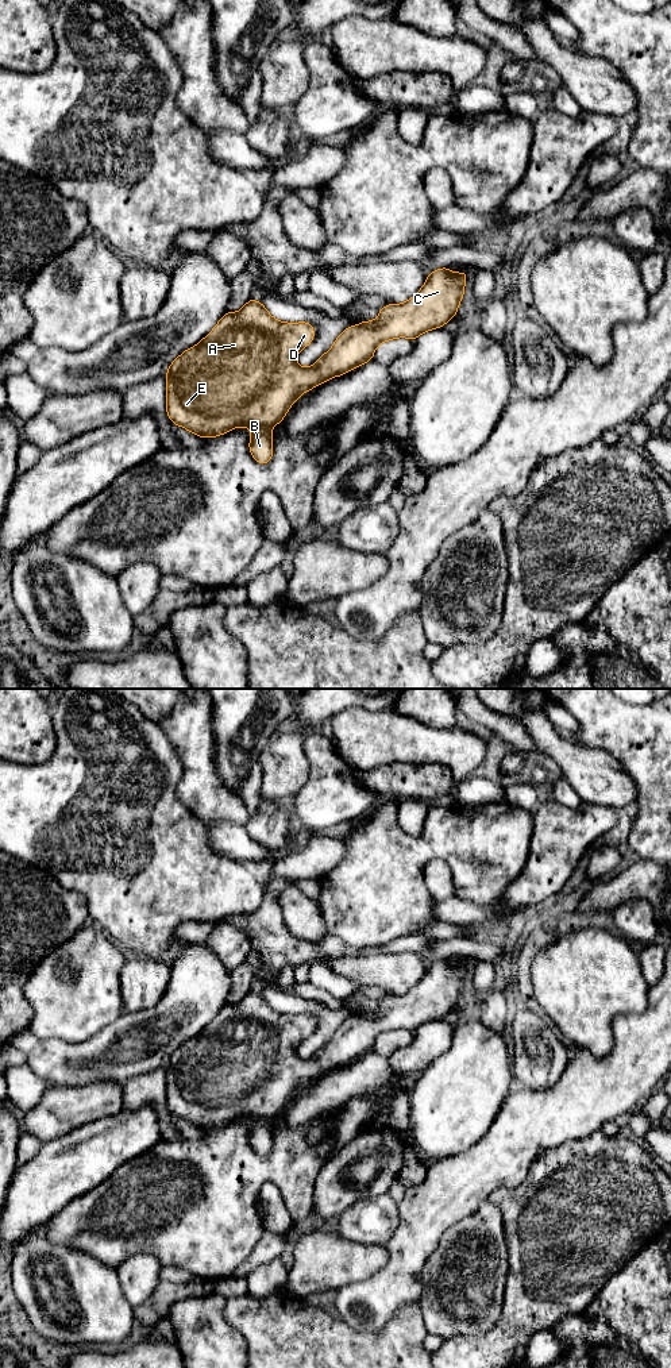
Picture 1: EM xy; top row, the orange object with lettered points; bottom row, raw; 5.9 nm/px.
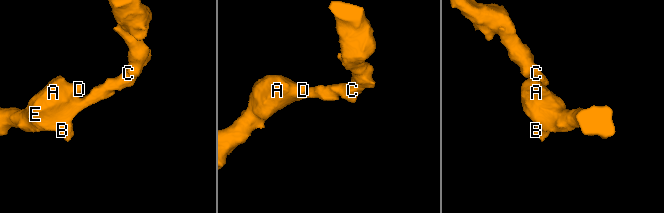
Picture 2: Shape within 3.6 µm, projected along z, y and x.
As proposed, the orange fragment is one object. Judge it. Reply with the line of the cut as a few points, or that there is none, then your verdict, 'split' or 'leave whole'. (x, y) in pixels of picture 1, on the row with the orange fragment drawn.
no cut | leave whole

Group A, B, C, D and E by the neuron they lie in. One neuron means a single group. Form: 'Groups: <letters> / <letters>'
Groups: A B C D E

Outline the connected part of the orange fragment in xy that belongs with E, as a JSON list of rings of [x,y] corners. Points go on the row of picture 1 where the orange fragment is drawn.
[[[450,267],[437,269],[427,274],[423,288],[406,302],[389,304],[379,309],[375,320],[346,328],[333,342],[333,346],[309,366],[297,363],[297,354],[313,342],[315,328],[311,323],[285,323],[274,319],[265,305],[250,298],[238,312],[225,312],[213,330],[194,347],[185,350],[174,358],[166,371],[166,412],[170,421],[198,438],[216,438],[238,427],[248,427],[252,433],[248,447],[251,456],[259,465],[267,465],[273,458],[273,427],[279,424],[296,400],[311,389],[340,377],[355,367],[373,361],[375,348],[387,340],[408,338],[414,340],[421,334],[447,324],[456,316],[459,304],[464,296],[467,271],[452,273]]]

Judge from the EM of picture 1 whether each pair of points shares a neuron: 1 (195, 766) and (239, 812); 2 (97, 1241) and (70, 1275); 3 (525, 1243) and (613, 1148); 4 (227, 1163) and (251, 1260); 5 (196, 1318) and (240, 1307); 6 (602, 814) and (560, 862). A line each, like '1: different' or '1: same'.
1: same
2: different
3: same
4: different
5: different
6: same

